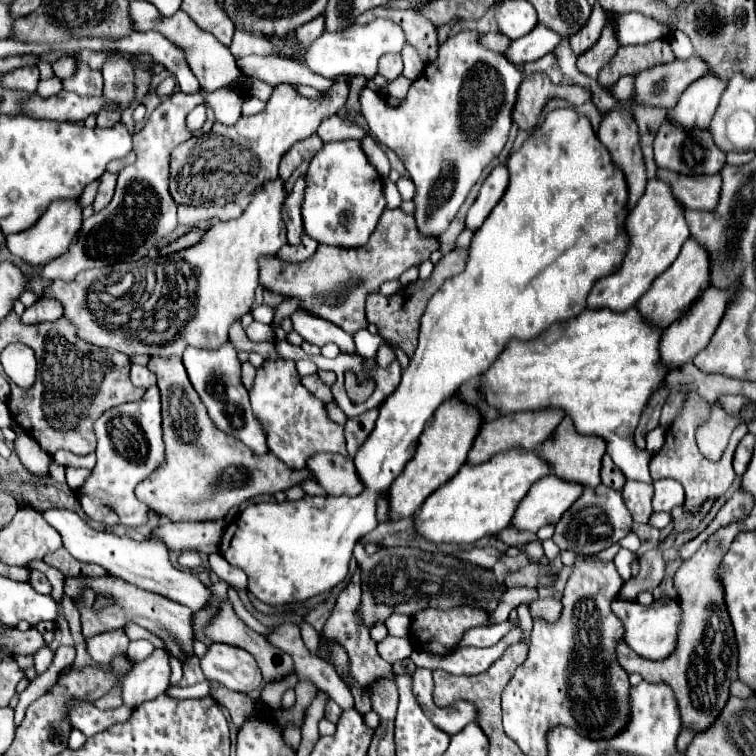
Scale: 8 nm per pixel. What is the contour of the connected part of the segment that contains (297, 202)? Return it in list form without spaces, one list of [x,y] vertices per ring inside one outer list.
[[[305,176],[295,182],[293,192],[287,196],[283,204],[283,222],[287,226],[287,242],[299,244],[303,234],[303,220],[301,220],[301,204],[303,204],[303,190],[305,190]]]

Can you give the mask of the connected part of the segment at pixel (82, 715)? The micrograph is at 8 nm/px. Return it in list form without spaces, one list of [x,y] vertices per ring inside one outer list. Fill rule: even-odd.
[[[71,702],[69,720],[73,728],[81,730],[85,736],[95,736],[117,722],[125,722],[131,716],[127,706],[119,706],[115,710],[99,710],[89,702]]]

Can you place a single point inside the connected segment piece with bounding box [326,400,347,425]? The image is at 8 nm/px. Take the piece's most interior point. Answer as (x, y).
(335, 413)

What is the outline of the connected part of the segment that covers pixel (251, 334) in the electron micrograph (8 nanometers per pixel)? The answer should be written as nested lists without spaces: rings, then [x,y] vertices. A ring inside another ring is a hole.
[[[253,322],[251,326],[245,330],[249,340],[257,342],[257,340],[271,340],[271,328],[267,324],[261,324],[261,322]]]

